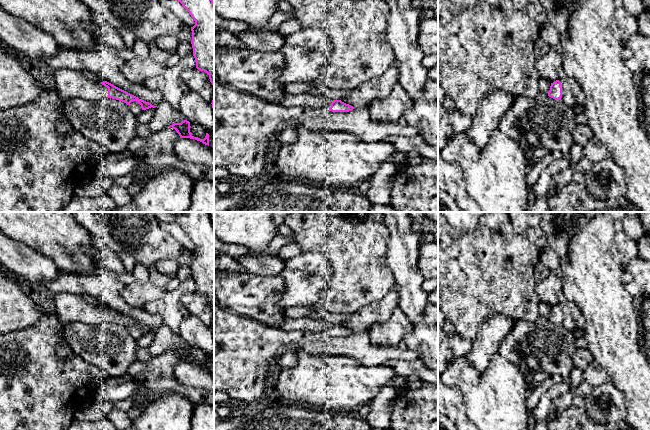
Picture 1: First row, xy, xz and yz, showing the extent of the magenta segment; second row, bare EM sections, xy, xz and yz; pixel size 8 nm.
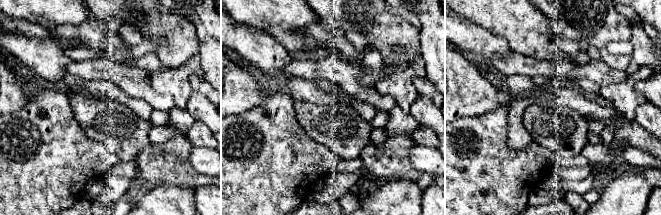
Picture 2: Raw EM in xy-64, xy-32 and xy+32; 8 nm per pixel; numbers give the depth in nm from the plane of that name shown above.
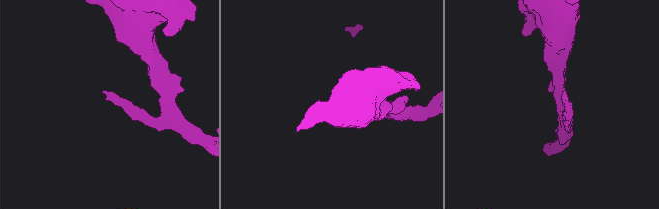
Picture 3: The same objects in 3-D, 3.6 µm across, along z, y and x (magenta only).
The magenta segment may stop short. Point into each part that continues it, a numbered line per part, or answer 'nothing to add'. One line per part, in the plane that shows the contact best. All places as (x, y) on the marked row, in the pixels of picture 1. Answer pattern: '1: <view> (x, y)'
1: xy (69, 84)

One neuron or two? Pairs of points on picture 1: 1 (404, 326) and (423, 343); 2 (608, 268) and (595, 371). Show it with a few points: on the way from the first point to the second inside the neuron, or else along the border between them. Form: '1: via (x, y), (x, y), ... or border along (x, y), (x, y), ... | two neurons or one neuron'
1: border along (413, 324), (413, 328), (405, 336), (406, 347) | two neurons
2: border along (593, 360), (607, 372), (610, 379) | two neurons

